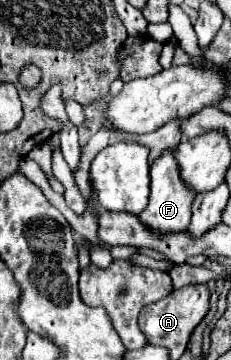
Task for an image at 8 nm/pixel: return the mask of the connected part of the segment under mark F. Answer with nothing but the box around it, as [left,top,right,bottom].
[138,151,194,235]

